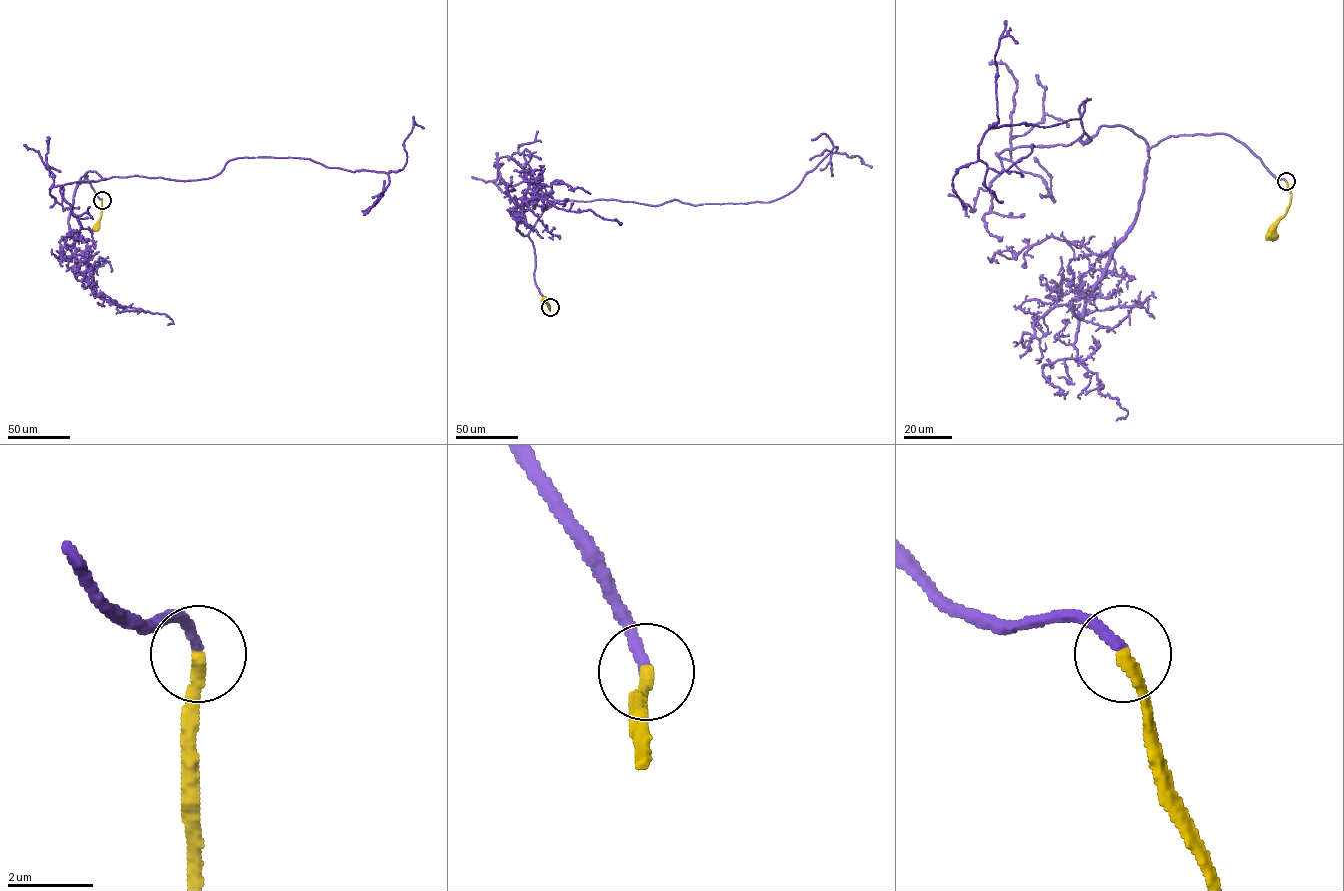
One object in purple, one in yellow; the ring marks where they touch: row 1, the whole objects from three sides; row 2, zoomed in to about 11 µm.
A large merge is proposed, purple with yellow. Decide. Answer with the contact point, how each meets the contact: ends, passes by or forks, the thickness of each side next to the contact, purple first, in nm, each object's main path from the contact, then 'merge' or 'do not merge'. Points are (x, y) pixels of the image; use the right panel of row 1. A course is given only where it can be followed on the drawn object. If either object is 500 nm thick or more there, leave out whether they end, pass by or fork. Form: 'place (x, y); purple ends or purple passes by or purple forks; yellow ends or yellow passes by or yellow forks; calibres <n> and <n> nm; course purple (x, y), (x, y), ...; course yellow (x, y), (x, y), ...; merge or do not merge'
place (1286, 181); purple ends; yellow ends; calibres 240 and 280 nm; course purple (1286, 180), (1226, 134), (1083, 144), (1087, 99), (989, 128), (1016, 43); course yellow (1286, 181), (1291, 194), (1290, 206), (1271, 234); merge

